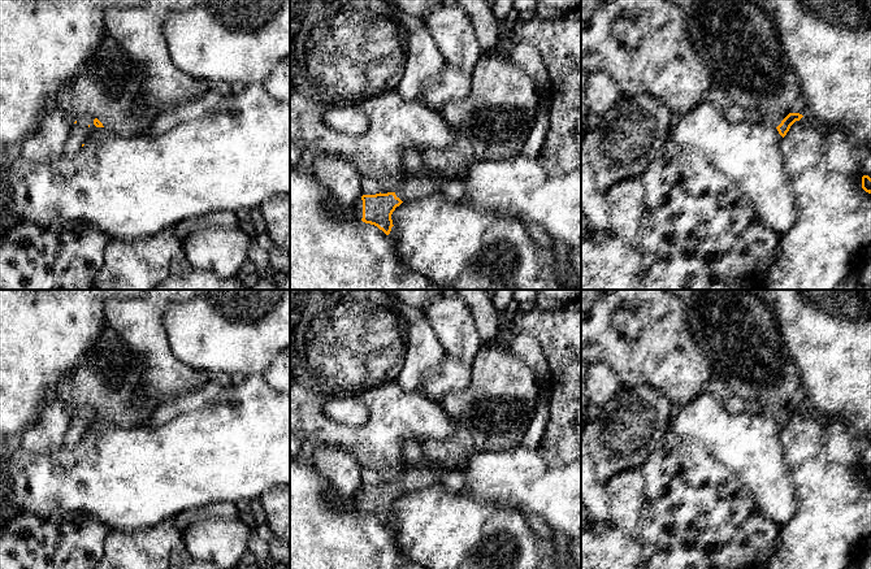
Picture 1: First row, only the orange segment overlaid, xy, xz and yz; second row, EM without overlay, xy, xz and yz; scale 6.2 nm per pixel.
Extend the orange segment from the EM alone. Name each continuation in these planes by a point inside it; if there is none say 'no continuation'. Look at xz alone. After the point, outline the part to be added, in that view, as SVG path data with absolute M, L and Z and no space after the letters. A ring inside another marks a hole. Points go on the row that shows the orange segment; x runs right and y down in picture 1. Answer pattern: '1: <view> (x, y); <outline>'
1: xz (403, 194); M402 188L395 192L396 197L399 197L403 203L410 201L410 192L406 188Z

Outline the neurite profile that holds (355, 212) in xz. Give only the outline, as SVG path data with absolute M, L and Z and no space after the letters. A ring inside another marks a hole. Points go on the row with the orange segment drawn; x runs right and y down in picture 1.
M328 192L325 197L325 207L332 216L338 220L358 220L363 218L363 200L361 196L367 195L361 192L361 195L355 200L354 205L347 208L338 203L332 192Z

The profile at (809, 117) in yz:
M801 92L800 101L797 107L792 110L792 113L800 113L803 117L800 120L801 123L810 125L814 127L823 127L824 125L819 122L815 117L815 114L810 110L810 108L806 104L805 96Z

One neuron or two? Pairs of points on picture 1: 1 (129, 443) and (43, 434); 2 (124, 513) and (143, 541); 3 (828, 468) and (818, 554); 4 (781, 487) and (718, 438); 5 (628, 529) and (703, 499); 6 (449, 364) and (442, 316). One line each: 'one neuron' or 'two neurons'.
1: two neurons
2: two neurons
3: one neuron
4: one neuron
5: two neurons
6: two neurons

